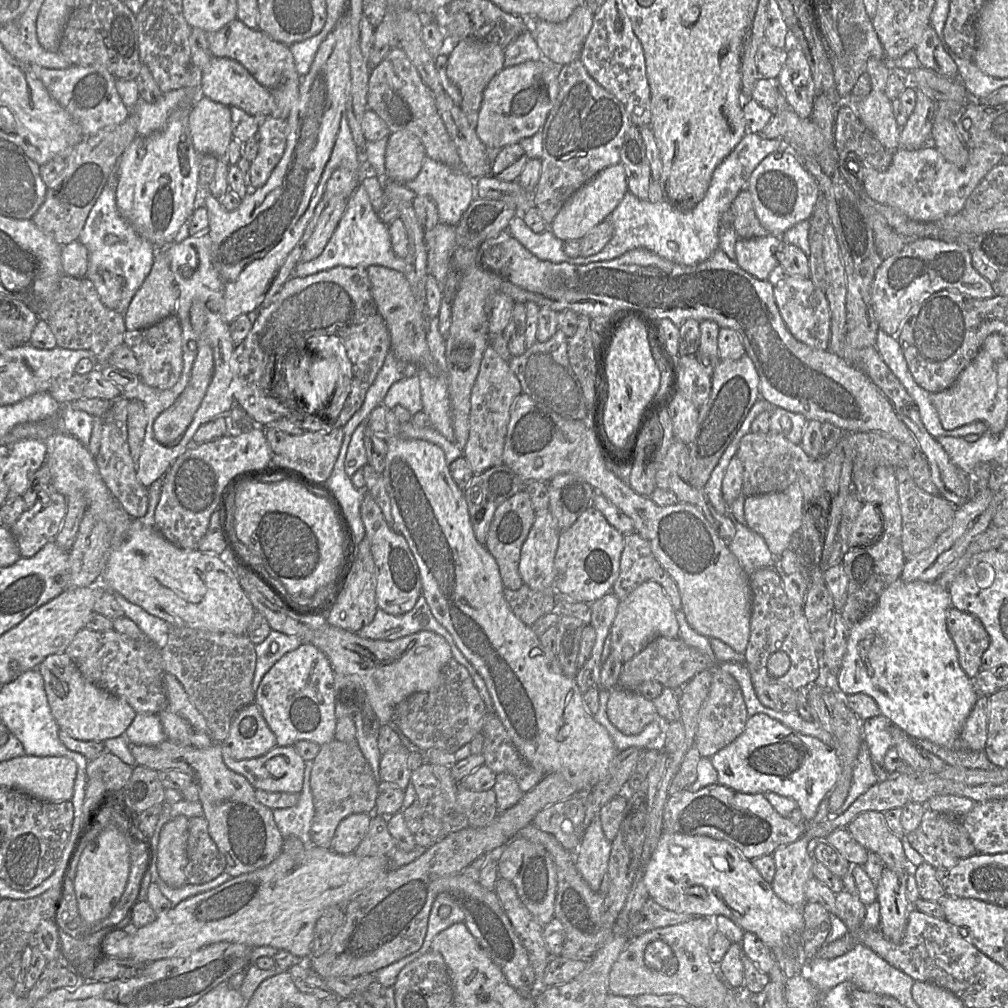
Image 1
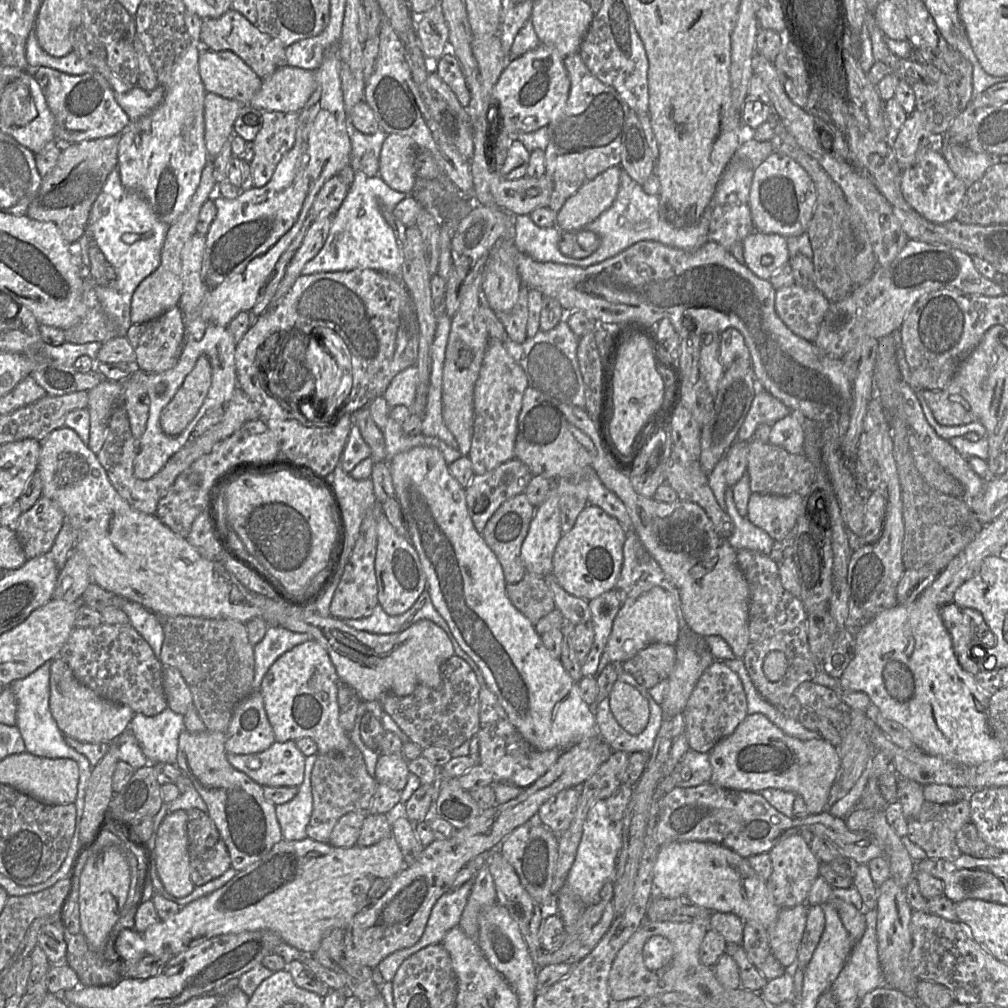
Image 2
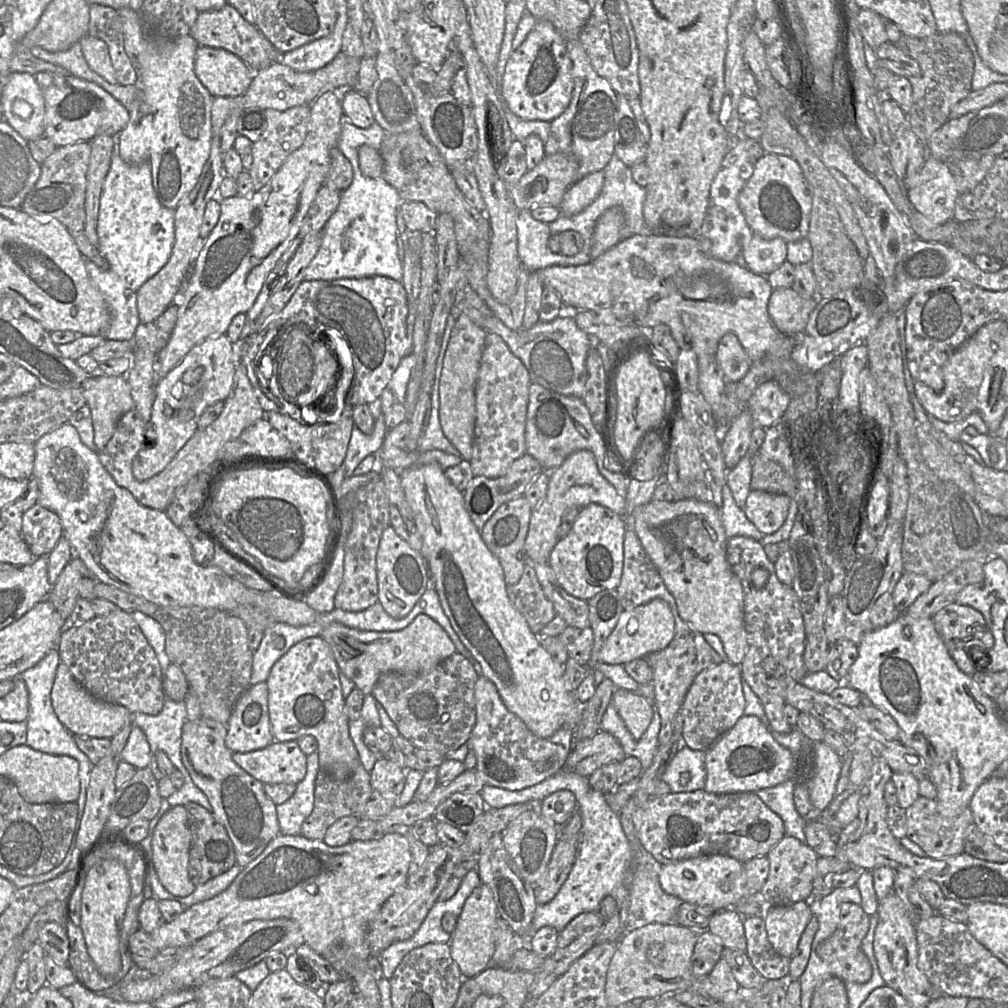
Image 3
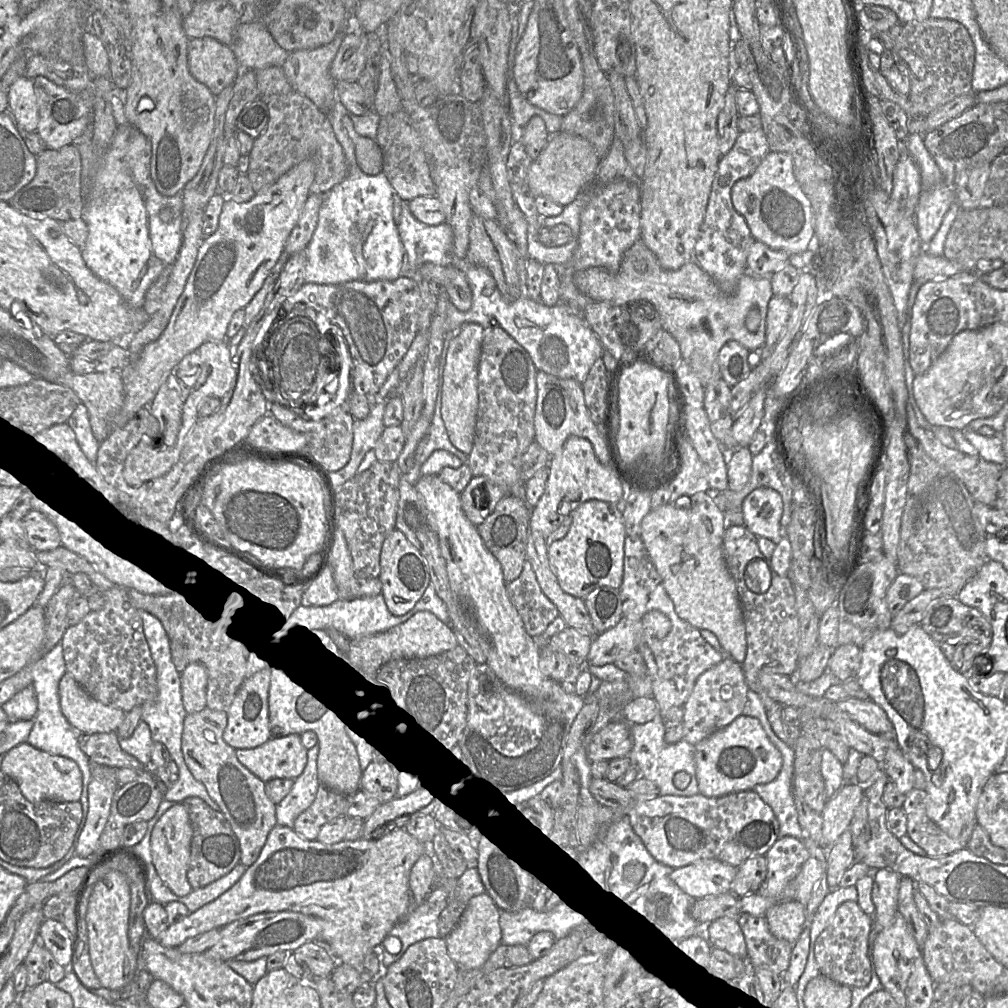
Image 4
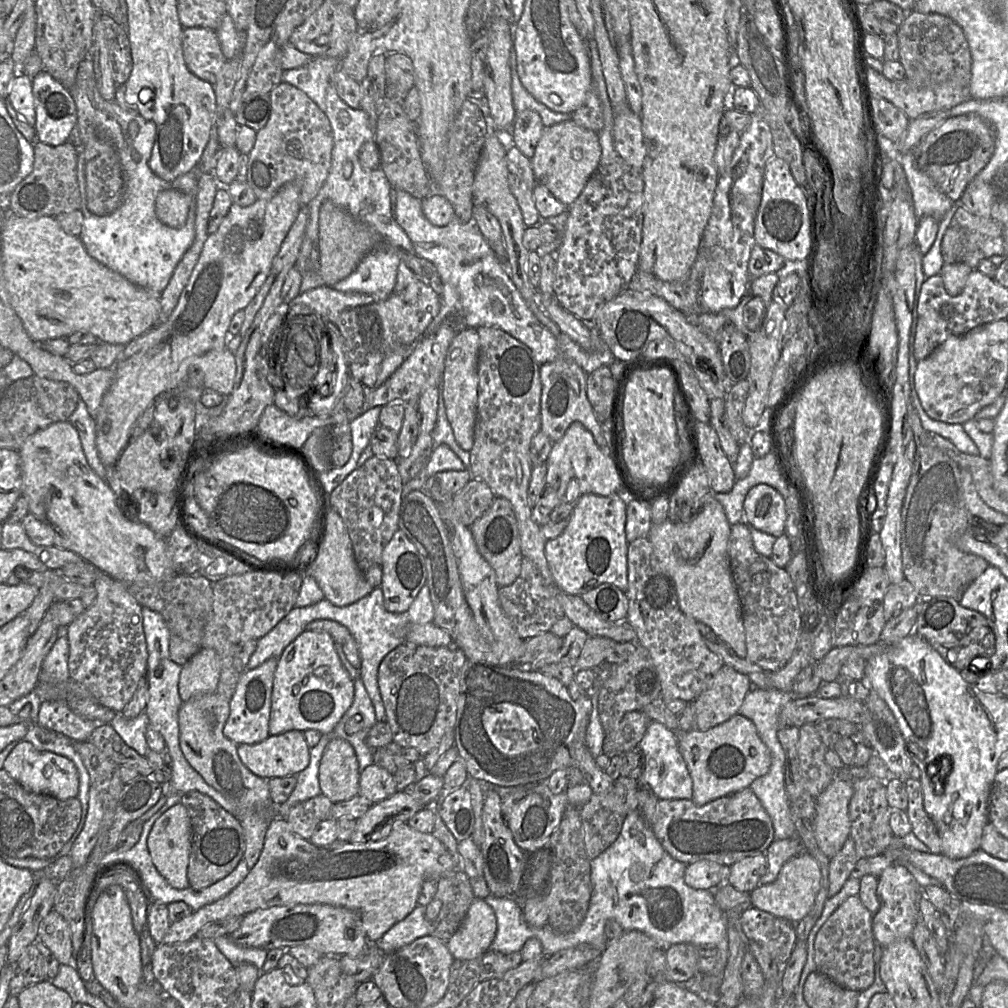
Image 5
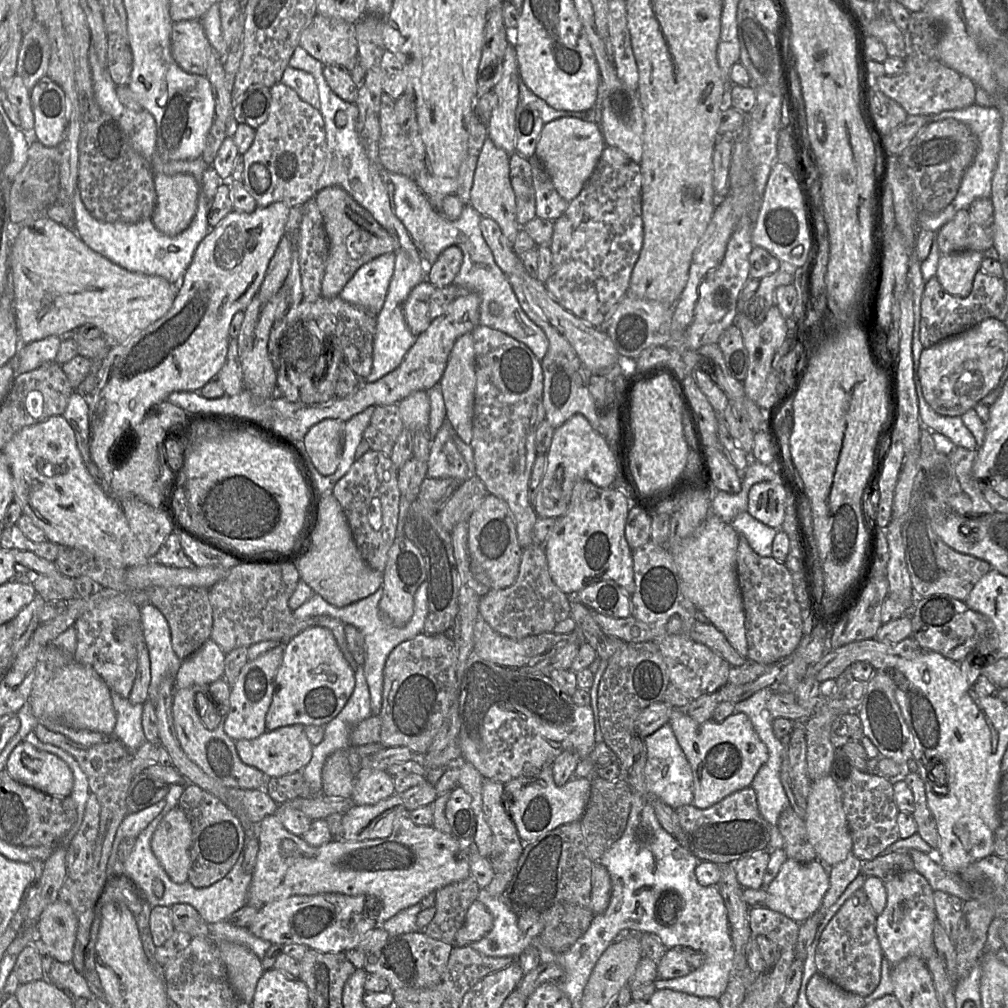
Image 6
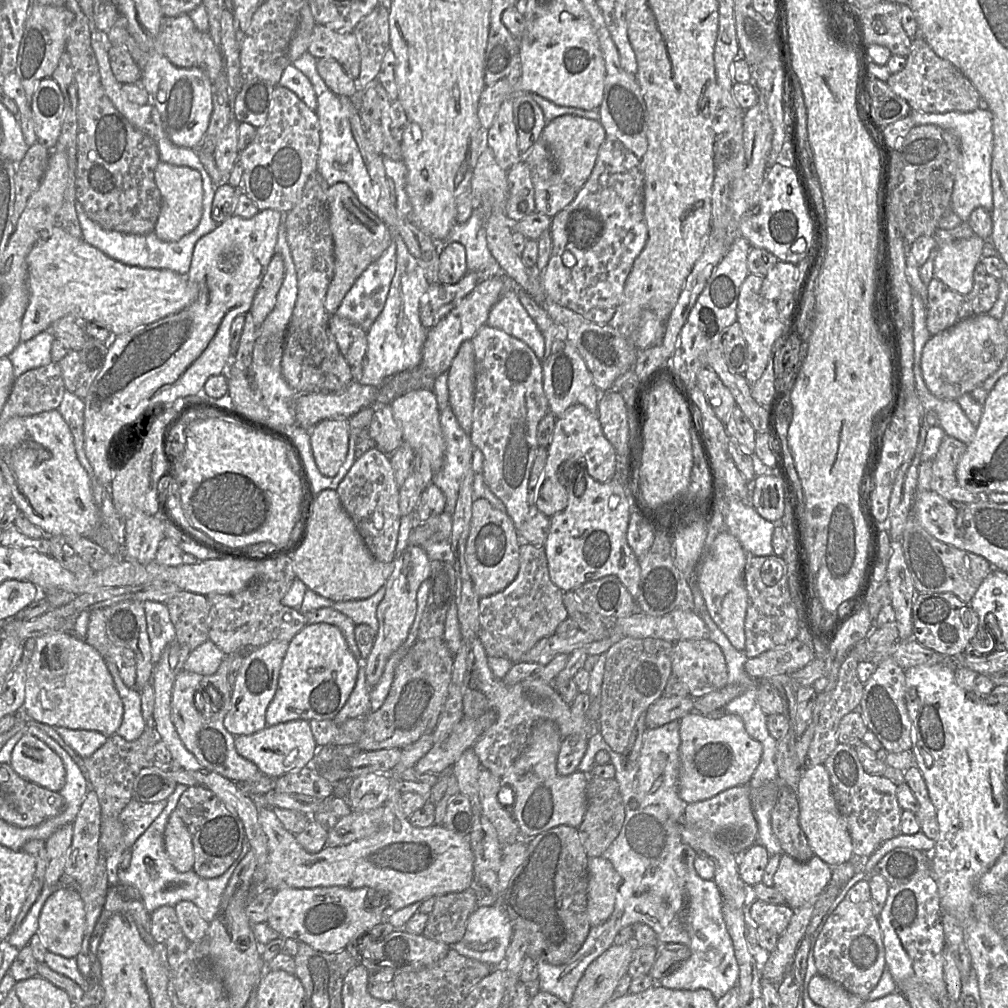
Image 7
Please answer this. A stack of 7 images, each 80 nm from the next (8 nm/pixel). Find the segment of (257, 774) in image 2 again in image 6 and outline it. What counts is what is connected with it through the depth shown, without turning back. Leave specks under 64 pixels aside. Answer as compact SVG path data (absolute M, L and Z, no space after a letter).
M301 724L283 726L272 731L266 730L254 739L235 741L236 751L243 763L259 769L269 778L301 772L310 762L313 748L304 730Z

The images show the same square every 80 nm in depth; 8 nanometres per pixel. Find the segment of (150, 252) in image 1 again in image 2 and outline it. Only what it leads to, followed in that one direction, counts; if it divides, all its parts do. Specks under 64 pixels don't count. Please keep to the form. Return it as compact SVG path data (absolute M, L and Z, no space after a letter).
M116 166L108 175L90 209L83 234L92 236L116 272L114 281L106 286L94 283L94 288L104 312L114 323L118 336L126 337L132 325L130 309L135 289L160 265L161 249L168 227L169 225L159 220L139 193L123 186Z

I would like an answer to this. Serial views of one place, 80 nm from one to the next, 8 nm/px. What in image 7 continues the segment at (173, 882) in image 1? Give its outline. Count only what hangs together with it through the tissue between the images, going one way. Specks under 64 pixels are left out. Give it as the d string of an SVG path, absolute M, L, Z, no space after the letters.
M177 813L170 814L163 834L165 850L168 857L179 872L187 872L193 868L194 850L191 835Z

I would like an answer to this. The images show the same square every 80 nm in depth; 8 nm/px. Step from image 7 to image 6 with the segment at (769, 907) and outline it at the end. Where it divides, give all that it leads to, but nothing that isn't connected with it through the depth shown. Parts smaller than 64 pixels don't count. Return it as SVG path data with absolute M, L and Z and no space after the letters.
M765 906L750 908L749 926L753 936L766 936L780 950L796 946L800 924Z

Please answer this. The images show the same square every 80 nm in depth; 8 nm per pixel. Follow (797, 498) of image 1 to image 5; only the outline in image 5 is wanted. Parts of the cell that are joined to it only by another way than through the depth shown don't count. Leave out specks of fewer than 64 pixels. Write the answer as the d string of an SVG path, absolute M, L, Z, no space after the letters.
M758 484L752 487L744 501L744 521L778 538L784 534L785 500L773 487Z

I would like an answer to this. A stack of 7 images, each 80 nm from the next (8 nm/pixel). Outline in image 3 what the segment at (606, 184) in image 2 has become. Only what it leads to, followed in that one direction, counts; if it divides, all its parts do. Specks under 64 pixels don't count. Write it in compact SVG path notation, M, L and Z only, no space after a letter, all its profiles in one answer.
M604 171L589 174L571 185L559 205L561 215L570 217L580 213L600 194L604 184Z

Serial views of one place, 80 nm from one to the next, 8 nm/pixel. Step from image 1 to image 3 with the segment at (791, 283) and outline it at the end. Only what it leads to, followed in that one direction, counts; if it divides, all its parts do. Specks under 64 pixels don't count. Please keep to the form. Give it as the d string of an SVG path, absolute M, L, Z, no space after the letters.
M792 287L773 290L768 302L768 314L774 326L788 336L801 336L818 297L803 298Z

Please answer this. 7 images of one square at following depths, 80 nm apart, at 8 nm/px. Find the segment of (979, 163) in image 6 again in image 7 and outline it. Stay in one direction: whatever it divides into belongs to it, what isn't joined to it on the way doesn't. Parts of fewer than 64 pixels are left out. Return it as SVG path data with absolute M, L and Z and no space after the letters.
M977 108L971 112L923 113L910 110L908 114L915 126L935 125L953 132L959 139L961 157L957 167L953 193L950 202L952 209L962 221L968 221L971 213L978 207L993 210L993 194L991 184L993 129L992 114Z

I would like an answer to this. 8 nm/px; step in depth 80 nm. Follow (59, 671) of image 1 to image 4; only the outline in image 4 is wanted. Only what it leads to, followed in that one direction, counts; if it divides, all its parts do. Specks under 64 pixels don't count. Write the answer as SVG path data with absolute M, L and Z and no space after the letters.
M68 672L59 682L58 693L62 714L79 734L117 732L125 718L123 710L93 698Z

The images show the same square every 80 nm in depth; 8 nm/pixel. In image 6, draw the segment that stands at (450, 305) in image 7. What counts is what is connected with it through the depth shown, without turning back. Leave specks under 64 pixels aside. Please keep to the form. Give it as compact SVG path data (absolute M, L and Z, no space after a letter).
M428 280L413 288L404 303L404 316L411 332L418 337L441 316L463 292L454 284L437 288Z

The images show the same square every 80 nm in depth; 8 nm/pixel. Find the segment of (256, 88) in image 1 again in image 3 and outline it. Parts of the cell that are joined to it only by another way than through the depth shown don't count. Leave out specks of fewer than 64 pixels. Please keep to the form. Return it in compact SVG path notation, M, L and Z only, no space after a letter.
M201 45L196 50L194 71L213 98L243 95L250 87L254 73L235 54Z

